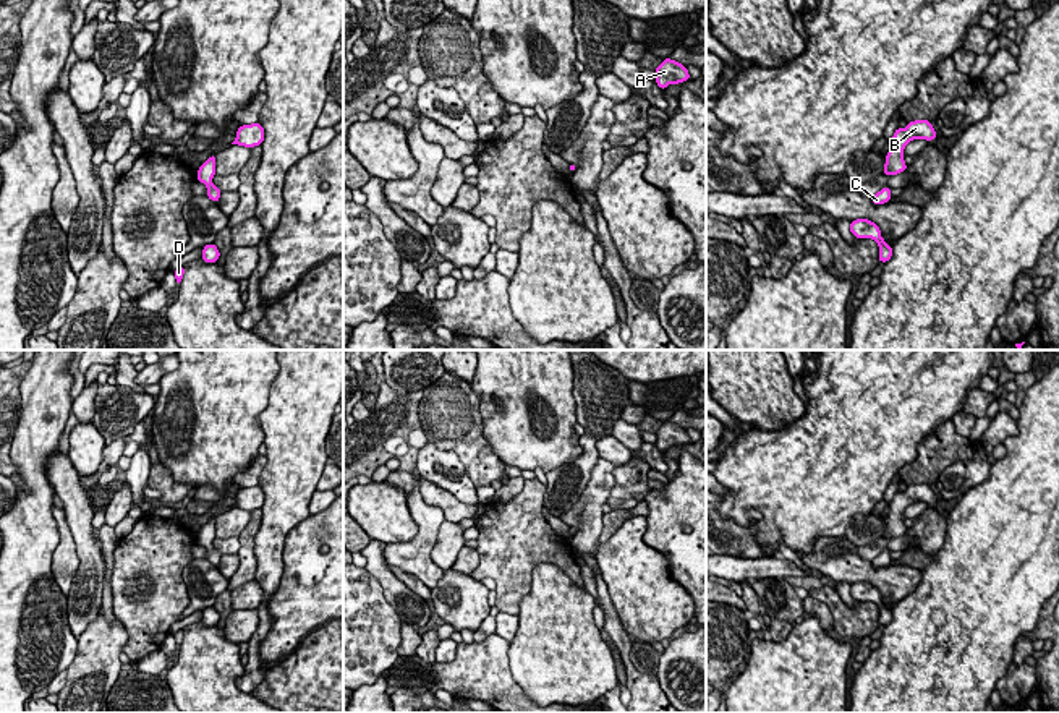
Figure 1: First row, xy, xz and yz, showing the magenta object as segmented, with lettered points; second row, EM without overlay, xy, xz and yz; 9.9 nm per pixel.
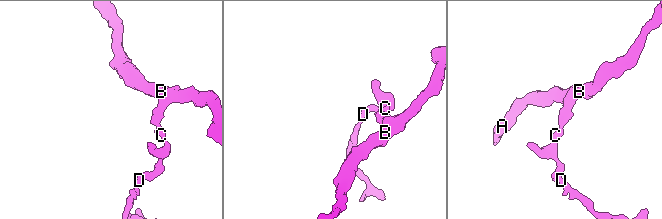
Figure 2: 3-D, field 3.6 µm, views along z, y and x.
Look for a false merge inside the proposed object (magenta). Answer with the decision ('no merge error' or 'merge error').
no merge error

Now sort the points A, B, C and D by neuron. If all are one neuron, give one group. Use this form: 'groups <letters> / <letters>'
groups A B C D

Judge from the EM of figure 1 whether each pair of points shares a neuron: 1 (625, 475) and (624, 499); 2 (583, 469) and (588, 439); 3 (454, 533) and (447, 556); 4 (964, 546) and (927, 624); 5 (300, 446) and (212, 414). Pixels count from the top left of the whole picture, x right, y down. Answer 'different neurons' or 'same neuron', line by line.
1: same neuron
2: same neuron
3: same neuron
4: same neuron
5: different neurons

